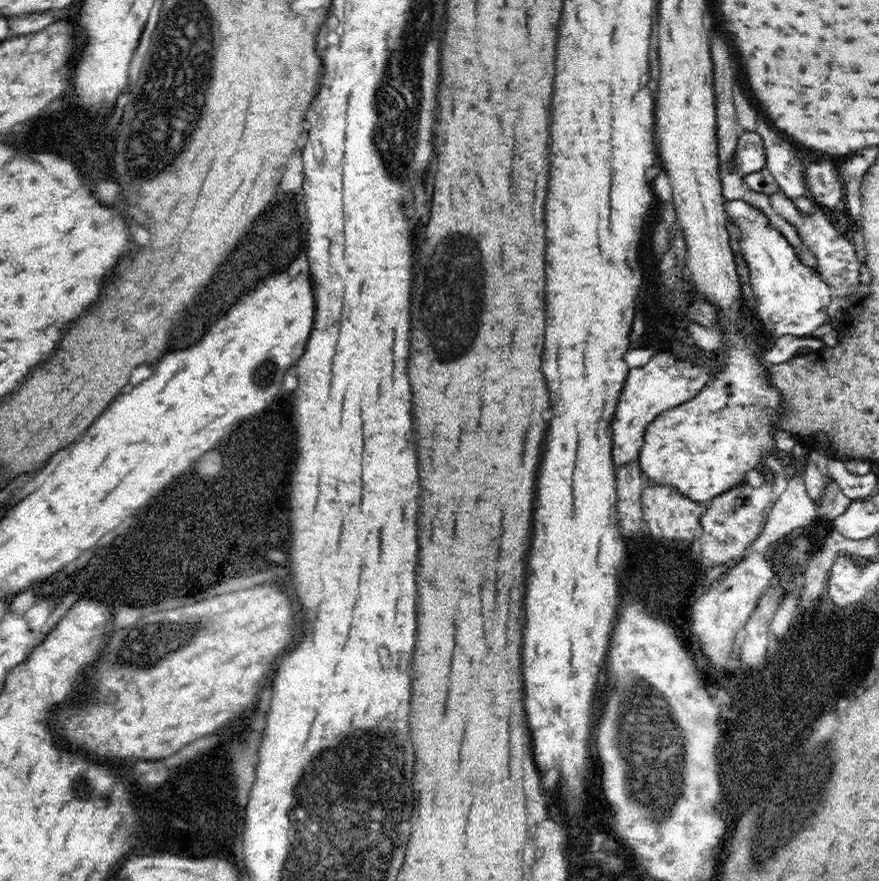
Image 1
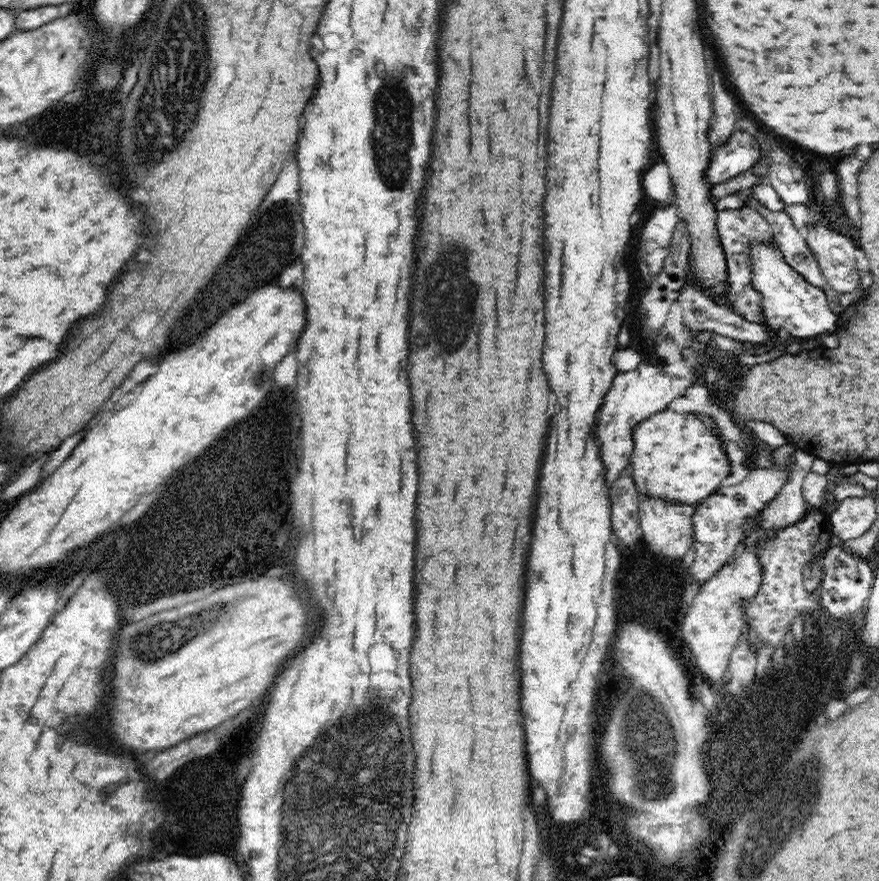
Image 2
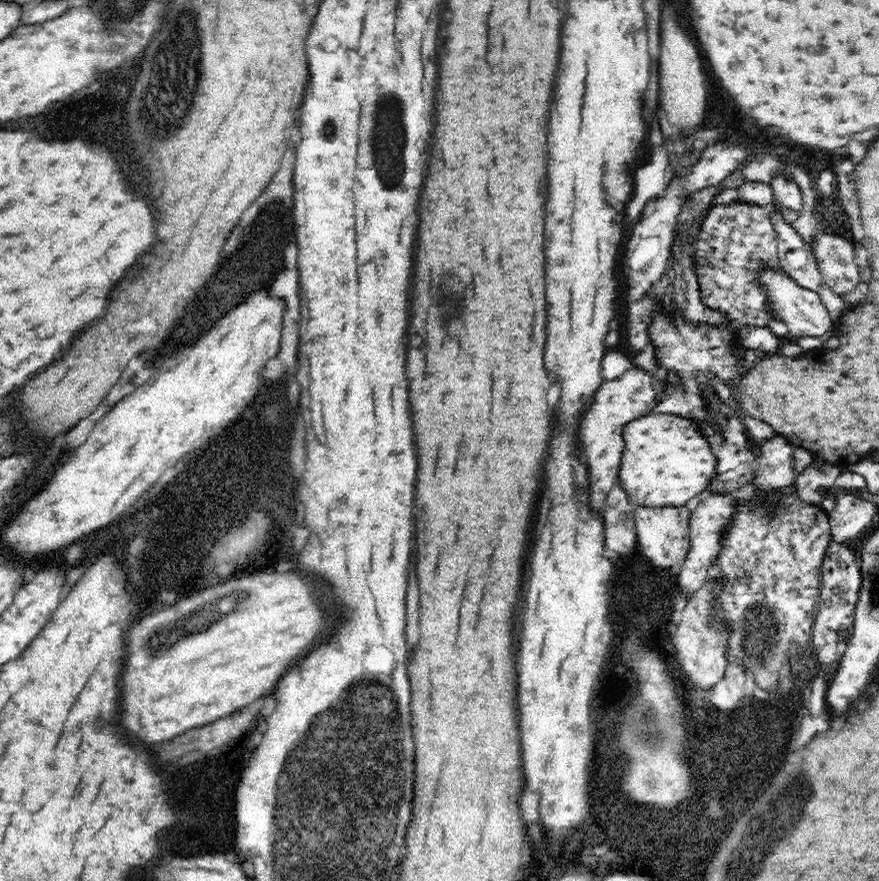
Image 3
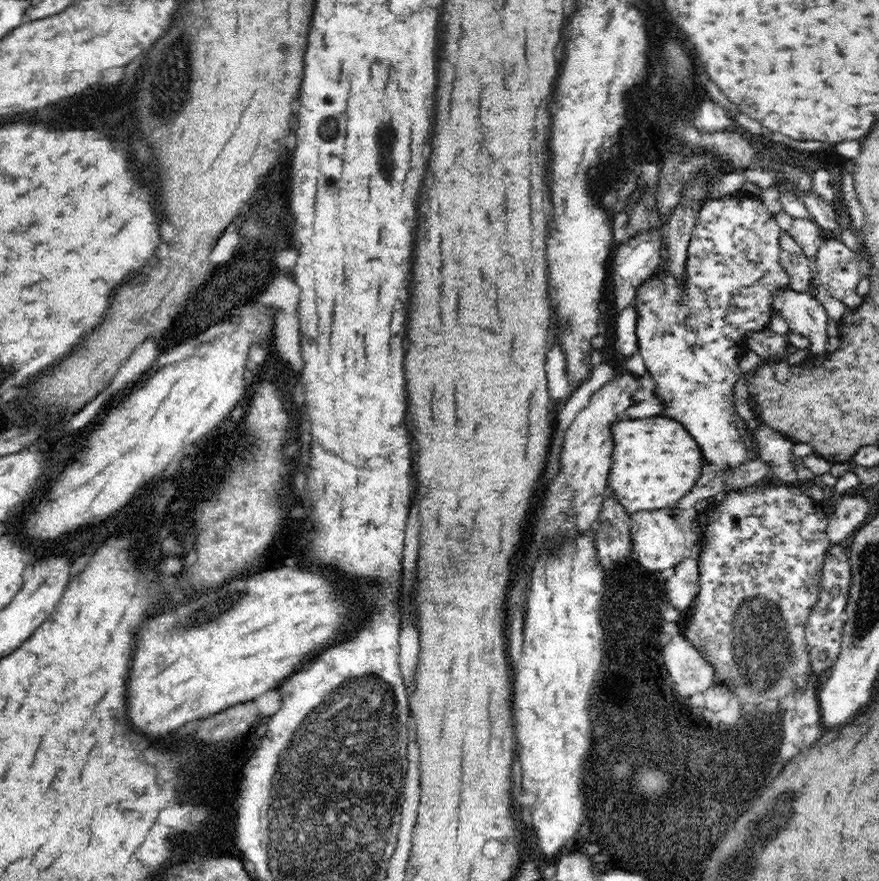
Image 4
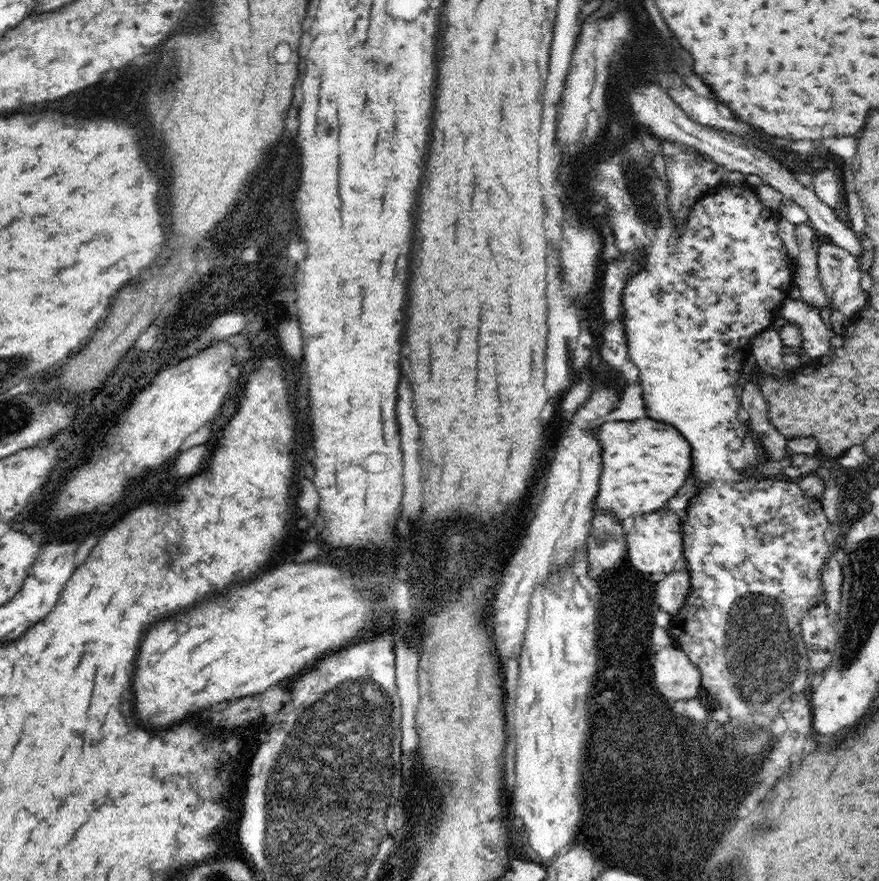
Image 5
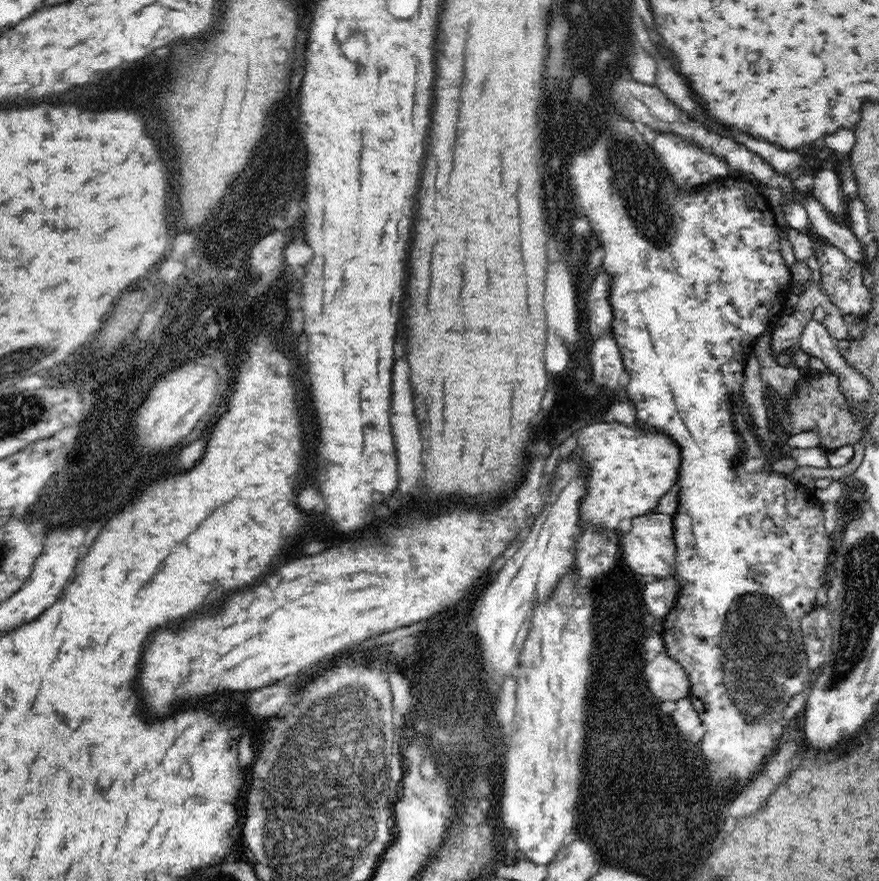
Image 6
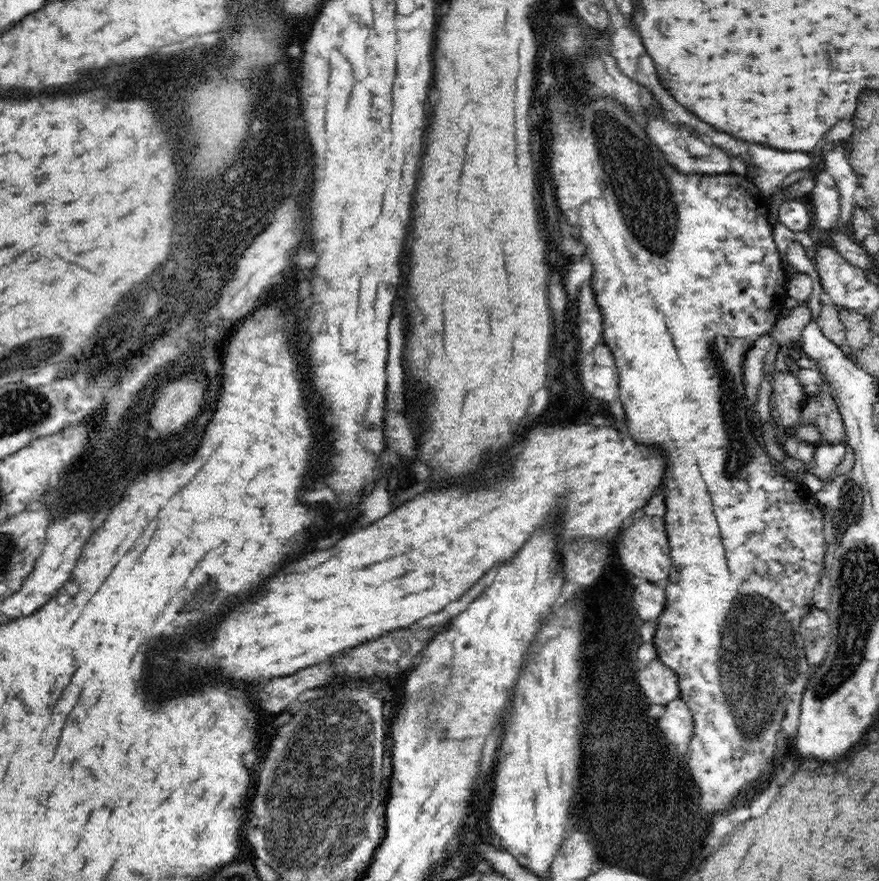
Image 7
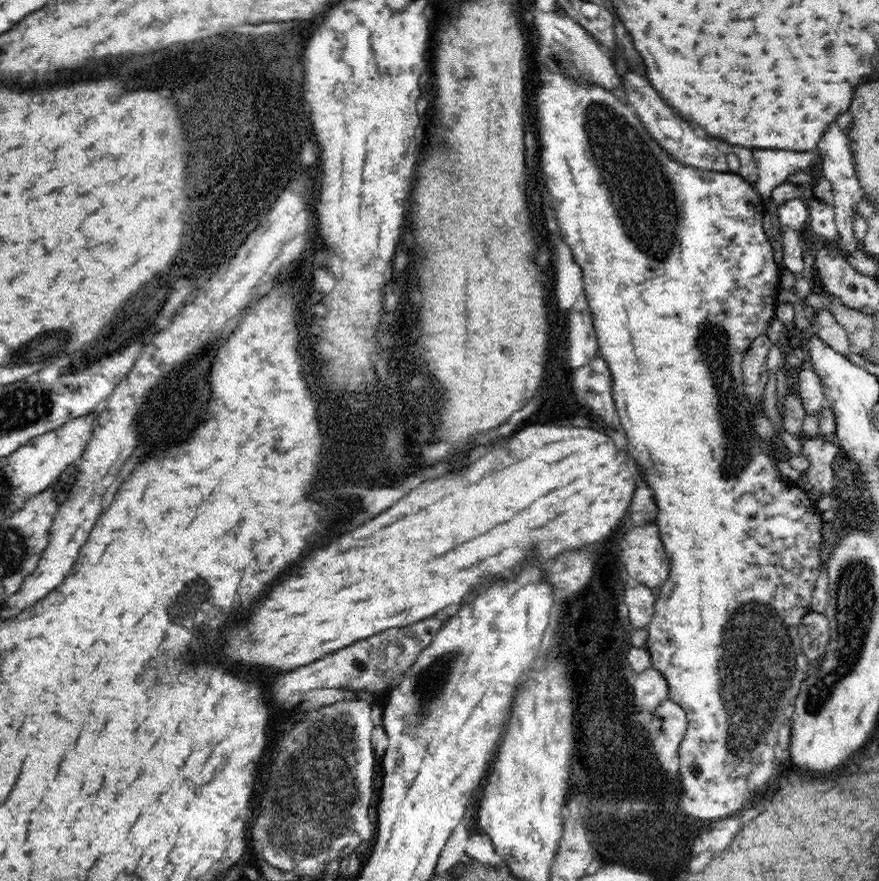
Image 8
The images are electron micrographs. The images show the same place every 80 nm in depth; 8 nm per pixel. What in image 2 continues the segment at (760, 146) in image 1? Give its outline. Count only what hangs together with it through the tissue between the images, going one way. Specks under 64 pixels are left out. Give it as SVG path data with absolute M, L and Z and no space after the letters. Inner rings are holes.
M736 131L725 145L713 147L706 170L707 182L720 184L744 171L751 171L760 158L758 141L750 134Z

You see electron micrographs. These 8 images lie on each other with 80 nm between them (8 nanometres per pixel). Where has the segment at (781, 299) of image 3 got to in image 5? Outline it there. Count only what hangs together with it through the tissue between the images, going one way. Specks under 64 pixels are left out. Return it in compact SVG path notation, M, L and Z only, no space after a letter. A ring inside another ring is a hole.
M785 297L778 306L779 316L782 316L787 321L790 321L800 329L802 335L802 346L800 350L805 354L809 360L816 360L822 356L832 357L834 354L834 348L830 345L830 338L833 337L833 333L830 333L828 326L824 324L820 317L819 308L808 306L801 297Z

